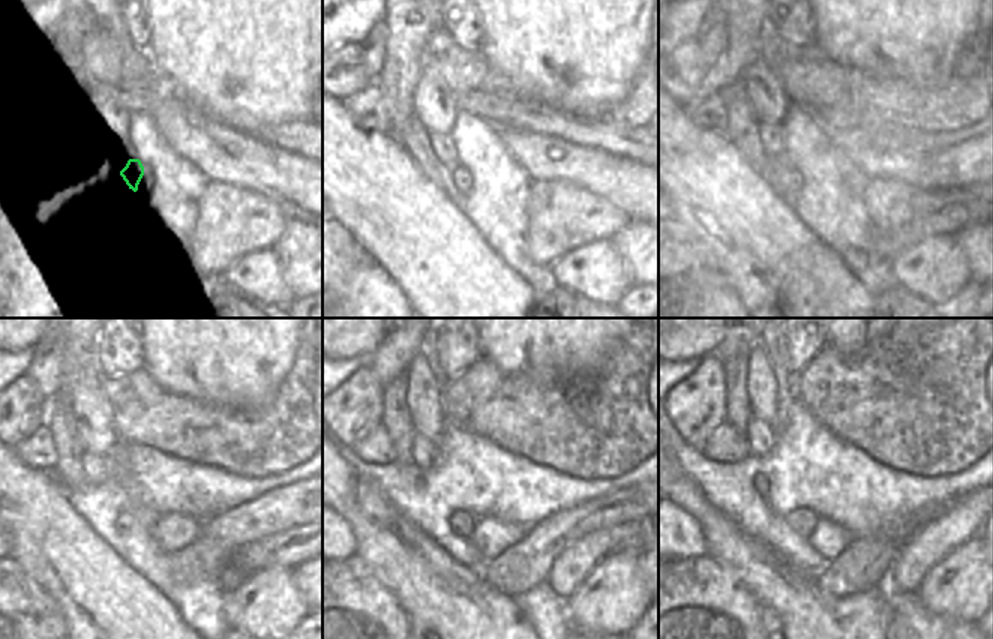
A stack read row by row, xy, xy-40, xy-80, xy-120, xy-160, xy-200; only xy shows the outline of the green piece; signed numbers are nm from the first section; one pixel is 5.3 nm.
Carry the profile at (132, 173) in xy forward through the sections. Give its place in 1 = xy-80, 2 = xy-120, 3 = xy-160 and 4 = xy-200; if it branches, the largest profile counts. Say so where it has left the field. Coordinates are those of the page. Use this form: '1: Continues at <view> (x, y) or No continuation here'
1: Continues at xy-80 (797, 182)
2: Continues at xy-120 (123, 519)
3: Continues at xy-160 (464, 522)
4: Continues at xy-200 (803, 522)

